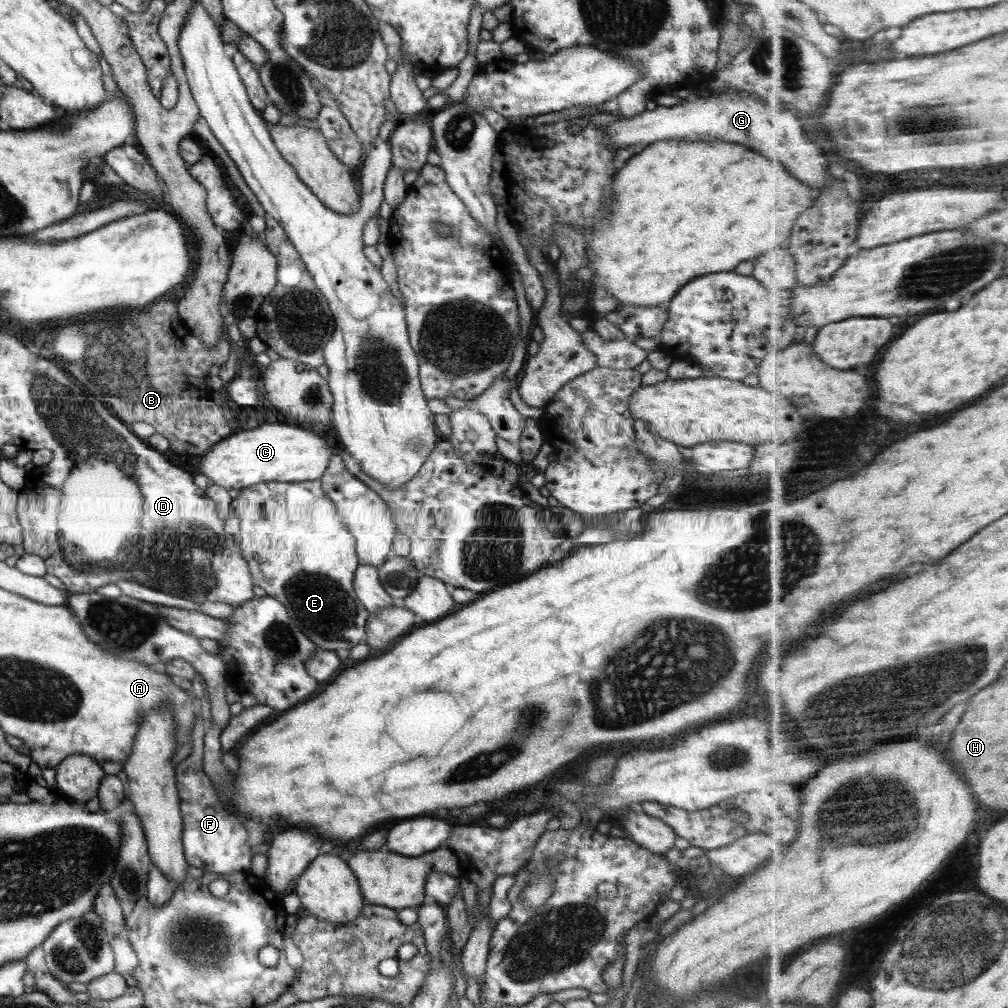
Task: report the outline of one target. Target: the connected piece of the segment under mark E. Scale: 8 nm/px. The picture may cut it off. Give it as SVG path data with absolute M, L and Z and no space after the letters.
M321 480L306 482L262 482L242 489L232 506L240 517L238 546L248 562L254 586L265 590L266 596L276 598L287 608L304 634L320 649L337 651L351 649L366 638L369 612L354 591L354 575L359 560L356 542L346 528L338 507L324 492Z

